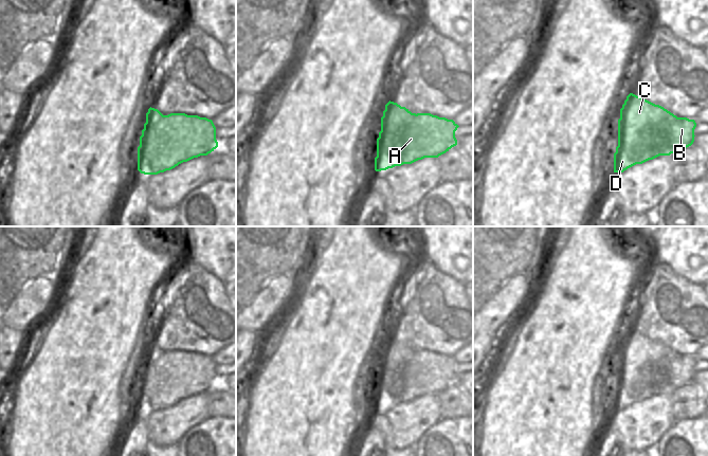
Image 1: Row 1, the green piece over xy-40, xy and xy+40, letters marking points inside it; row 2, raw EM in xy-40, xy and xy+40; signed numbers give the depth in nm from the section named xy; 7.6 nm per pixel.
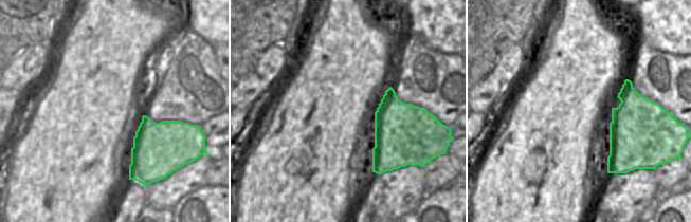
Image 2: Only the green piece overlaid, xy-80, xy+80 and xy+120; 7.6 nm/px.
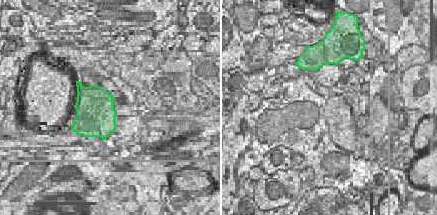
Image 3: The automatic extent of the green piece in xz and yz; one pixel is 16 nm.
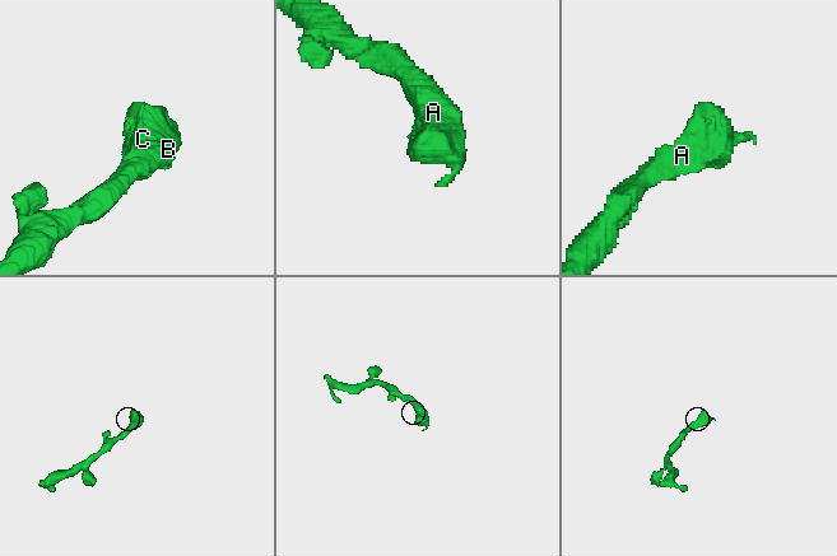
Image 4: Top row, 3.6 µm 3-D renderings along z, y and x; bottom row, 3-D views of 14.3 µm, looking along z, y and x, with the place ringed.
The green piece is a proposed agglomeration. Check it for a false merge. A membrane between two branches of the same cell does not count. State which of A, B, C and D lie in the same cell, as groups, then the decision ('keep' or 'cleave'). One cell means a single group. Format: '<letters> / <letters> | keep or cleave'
A B C D | keep

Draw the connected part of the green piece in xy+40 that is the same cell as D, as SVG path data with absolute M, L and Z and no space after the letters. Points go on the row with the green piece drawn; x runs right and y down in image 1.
M630 93L620 109L618 120L618 146L614 153L614 172L653 160L659 156L670 156L694 142L696 123L687 117L677 117L664 107Z

